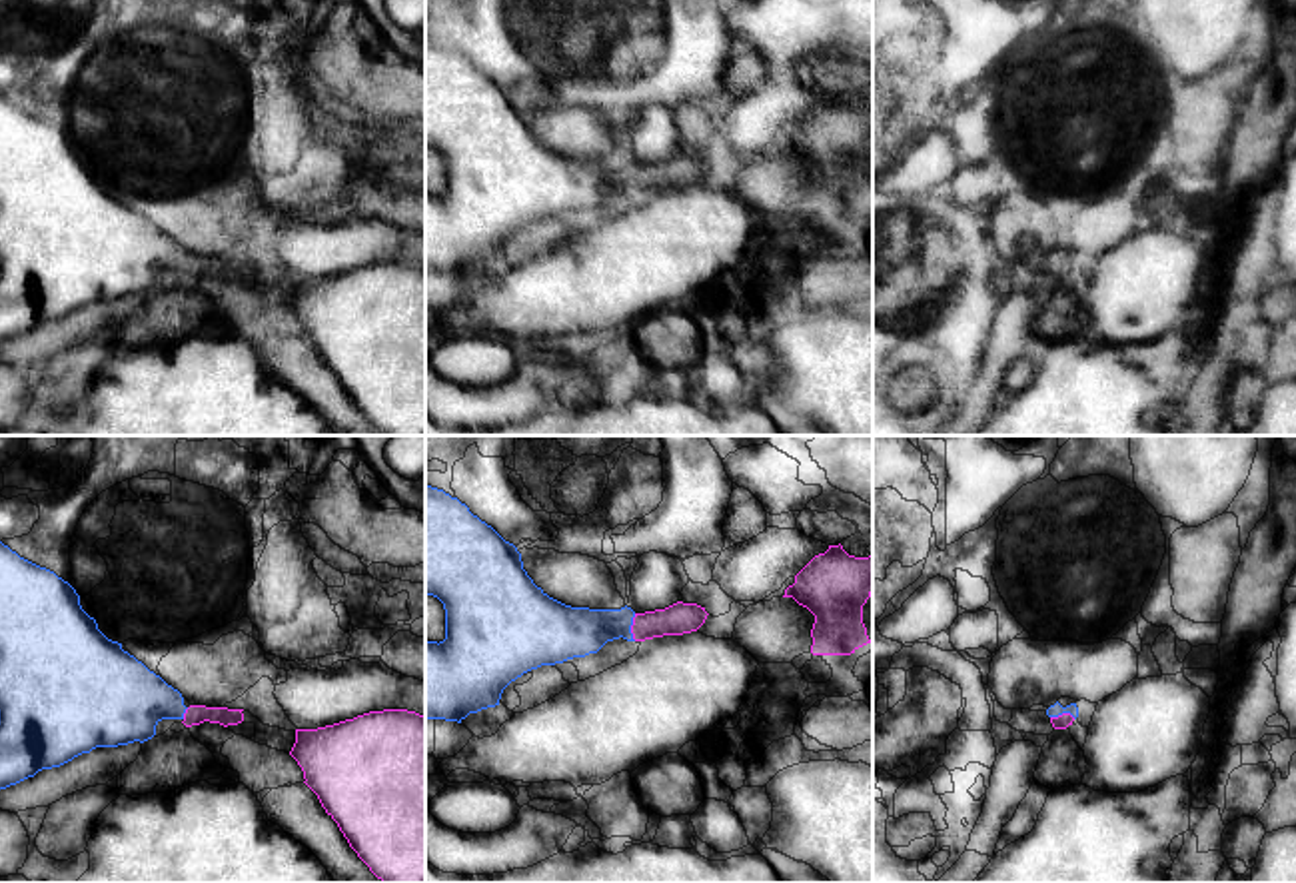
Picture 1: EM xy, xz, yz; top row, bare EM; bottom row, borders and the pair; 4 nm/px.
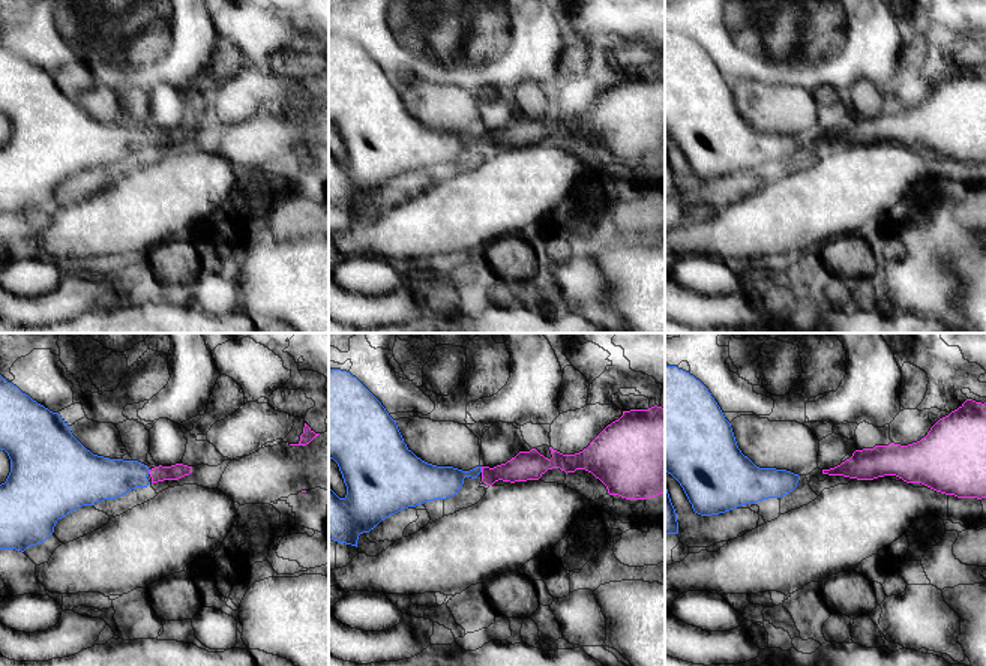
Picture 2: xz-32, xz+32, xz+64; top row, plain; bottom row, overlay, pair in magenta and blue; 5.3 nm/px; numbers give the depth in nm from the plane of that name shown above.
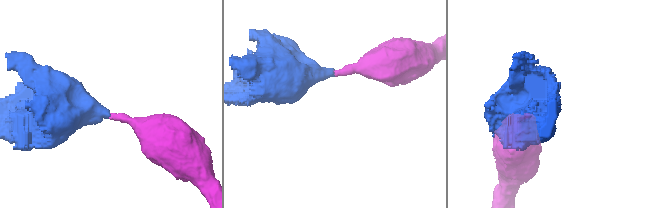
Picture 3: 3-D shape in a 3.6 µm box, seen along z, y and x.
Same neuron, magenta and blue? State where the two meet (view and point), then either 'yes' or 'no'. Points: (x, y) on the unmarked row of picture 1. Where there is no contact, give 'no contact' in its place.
contact xz (632, 180); yes

